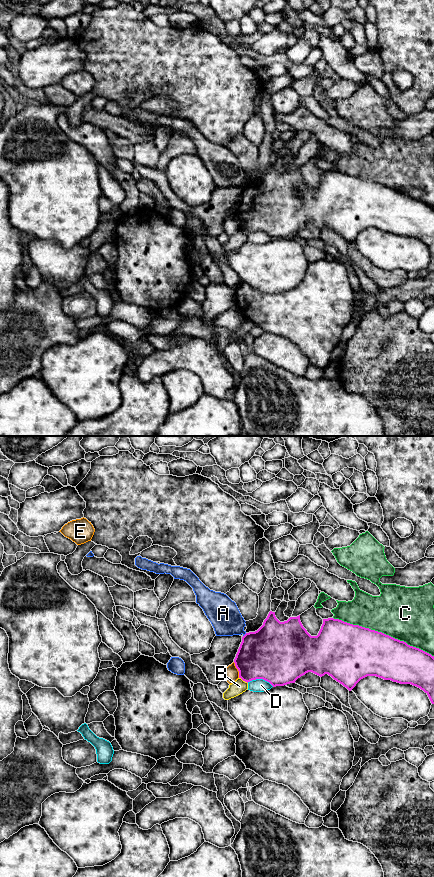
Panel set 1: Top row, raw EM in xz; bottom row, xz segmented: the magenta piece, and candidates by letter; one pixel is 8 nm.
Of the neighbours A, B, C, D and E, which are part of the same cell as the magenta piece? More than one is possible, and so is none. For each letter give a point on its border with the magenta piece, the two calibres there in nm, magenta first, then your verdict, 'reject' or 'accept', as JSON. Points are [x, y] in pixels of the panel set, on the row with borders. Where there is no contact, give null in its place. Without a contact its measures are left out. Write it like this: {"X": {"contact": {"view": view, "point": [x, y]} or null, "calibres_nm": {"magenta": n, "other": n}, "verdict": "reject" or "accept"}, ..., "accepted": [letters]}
{"A": {"contact": {"view": "xz", "point": [244, 635]}, "calibres_nm": {"magenta": 420, "other": 260}, "verdict": "reject"}, "B": {"contact": {"view": "xz", "point": [243, 680]}, "calibres_nm": {"magenta": 380, "other": 110}, "verdict": "reject"}, "C": {"contact": {"view": "xz", "point": [383, 633]}, "calibres_nm": {"magenta": 400, "other": 440}, "verdict": "reject"}, "D": {"contact": {"view": "xz", "point": [260, 678]}, "calibres_nm": {"magenta": 480, "other": 110}, "verdict": "reject"}, "E": {"contact": {"view": "xz", "point": [238, 670]}, "calibres_nm": {"magenta": 400, "other": 120}, "verdict": "reject"}, "accepted": []}

